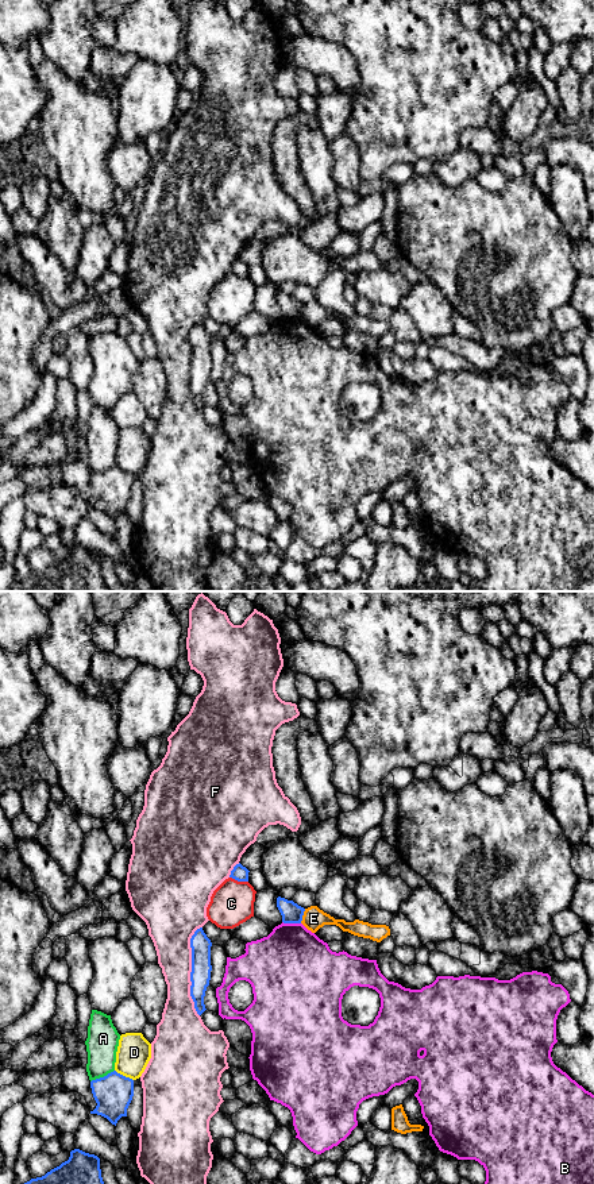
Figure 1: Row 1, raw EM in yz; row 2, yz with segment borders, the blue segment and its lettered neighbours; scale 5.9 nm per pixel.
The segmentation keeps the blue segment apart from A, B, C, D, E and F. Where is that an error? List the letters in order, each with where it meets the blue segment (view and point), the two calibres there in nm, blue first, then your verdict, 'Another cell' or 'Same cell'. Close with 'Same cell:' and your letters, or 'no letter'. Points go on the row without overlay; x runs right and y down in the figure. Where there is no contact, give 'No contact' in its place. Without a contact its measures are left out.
A: Touches blue at yz (101, 473). Thickness 220 nm (blue) against 190 nm. Another cell
B: Touches blue at yz (292, 317). Thickness 120 nm (blue) against 460 nm. Another cell
C: Touches blue at yz (239, 276). Thickness 90 nm (blue) against 260 nm. Another cell
D: Touches blue at yz (124, 471). Thickness 220 nm (blue) against 200 nm. Another cell
E: Touches blue at yz (303, 309). Thickness 120 nm (blue) against 140 nm. Another cell
F: Touches blue at yz (192, 366). Thickness 120 nm (blue) against 220 nm. Another cell
Same cell: no letter

